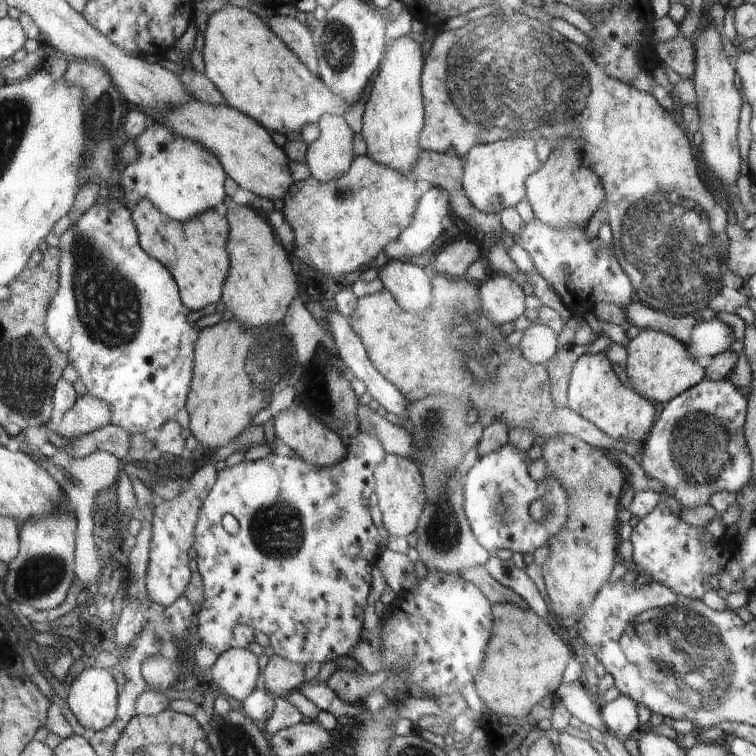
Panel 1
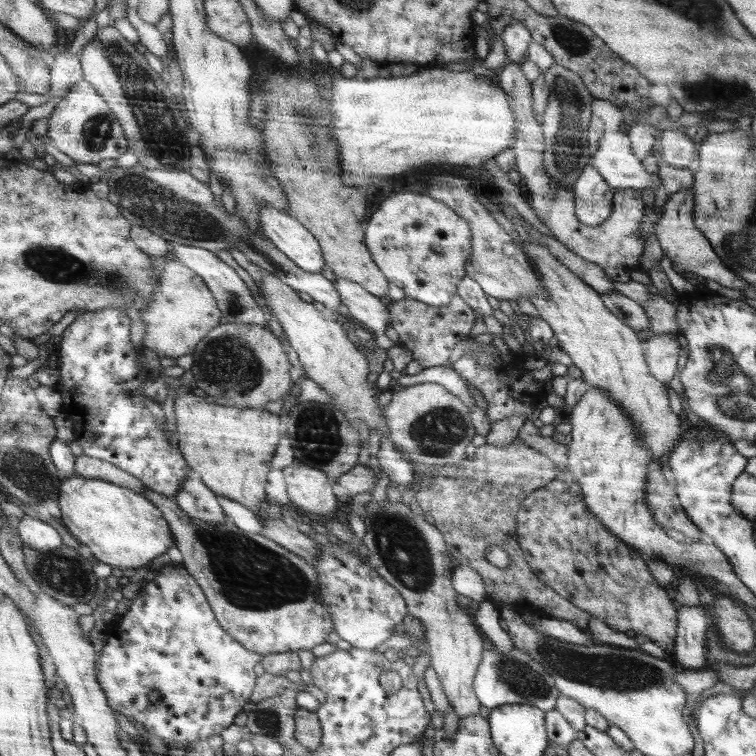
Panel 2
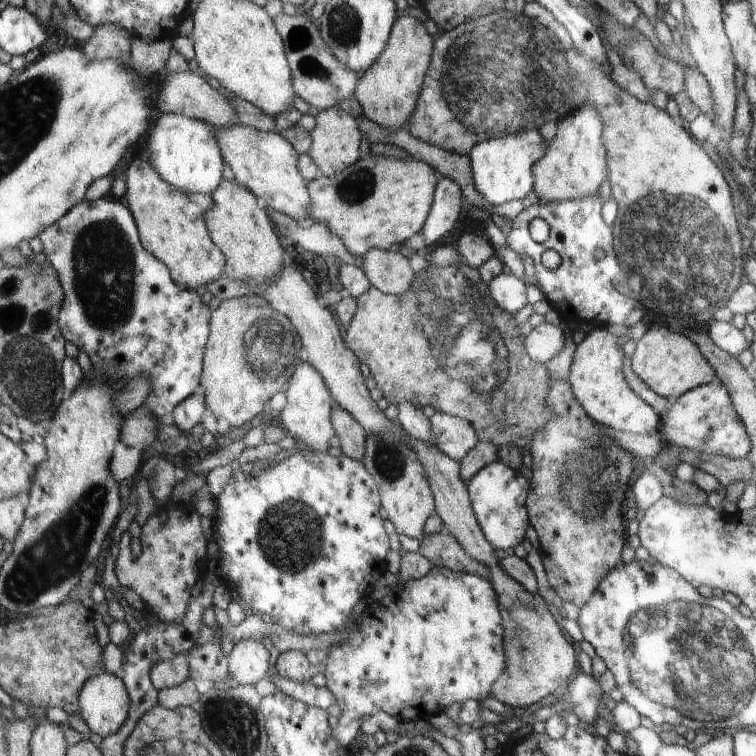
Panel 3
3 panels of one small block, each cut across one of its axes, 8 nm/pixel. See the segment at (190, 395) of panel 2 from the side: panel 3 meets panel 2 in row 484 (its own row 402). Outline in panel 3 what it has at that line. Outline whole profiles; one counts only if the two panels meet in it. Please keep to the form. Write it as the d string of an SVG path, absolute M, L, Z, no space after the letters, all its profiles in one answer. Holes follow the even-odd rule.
M244 297L226 300L214 304L212 310L211 329L209 330L208 344L204 353L204 373L202 374L202 394L205 396L206 408L217 420L228 421L229 426L242 426L250 422L258 412L262 412L264 396L275 396L285 390L298 366L304 361L302 338L298 336L286 314L279 313L268 306L250 306Z

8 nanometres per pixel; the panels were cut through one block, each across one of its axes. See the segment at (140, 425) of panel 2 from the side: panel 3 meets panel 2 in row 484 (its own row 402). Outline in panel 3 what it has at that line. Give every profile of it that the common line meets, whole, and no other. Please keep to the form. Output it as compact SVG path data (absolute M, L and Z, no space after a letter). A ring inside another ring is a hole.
M123 199L86 200L66 214L61 222L44 230L39 238L43 241L44 253L58 270L65 288L61 330L66 340L90 356L93 367L98 368L98 374L110 376L115 383L128 382L138 374L148 376L152 390L142 408L146 408L150 418L162 422L164 414L177 409L198 388L211 329L211 306L202 302L201 293L178 286L169 268L142 247L136 220Z

